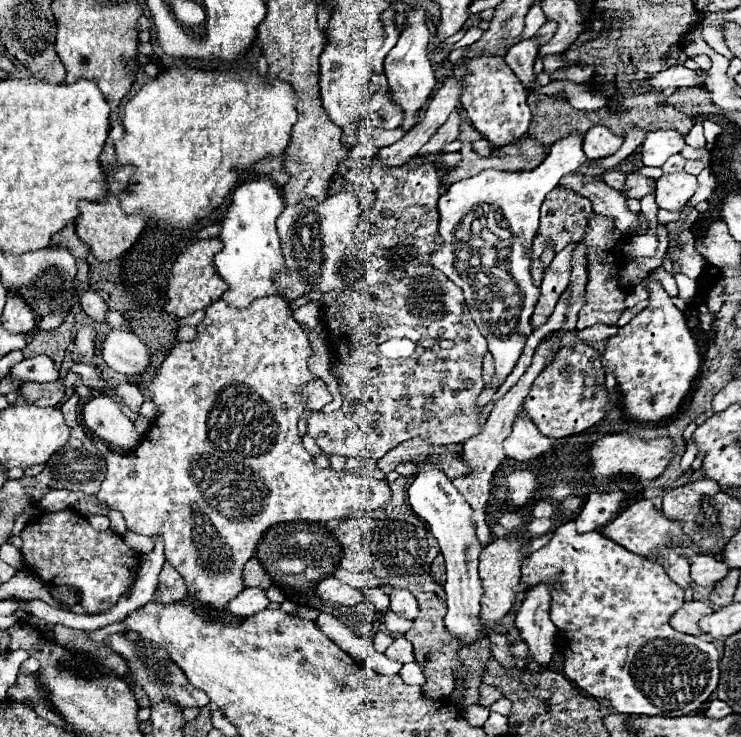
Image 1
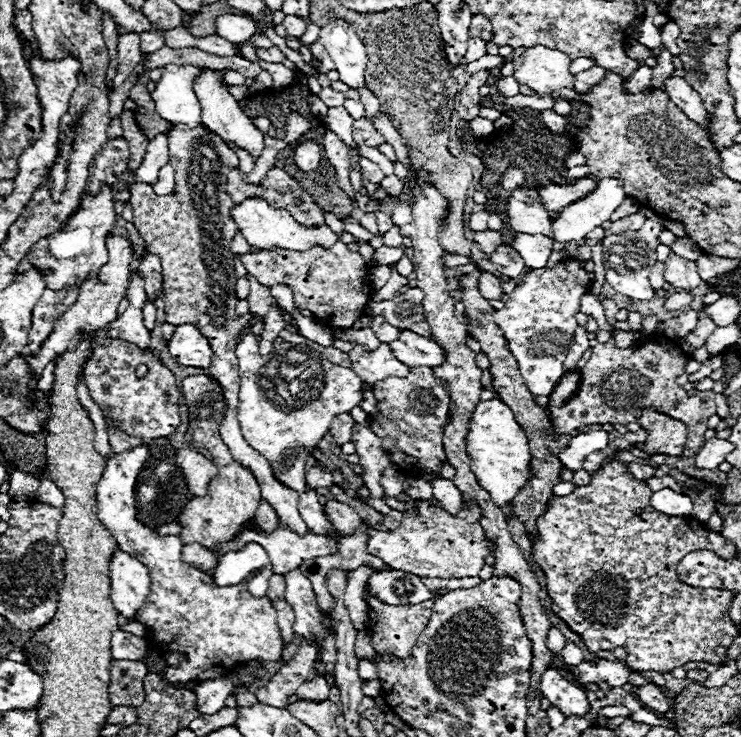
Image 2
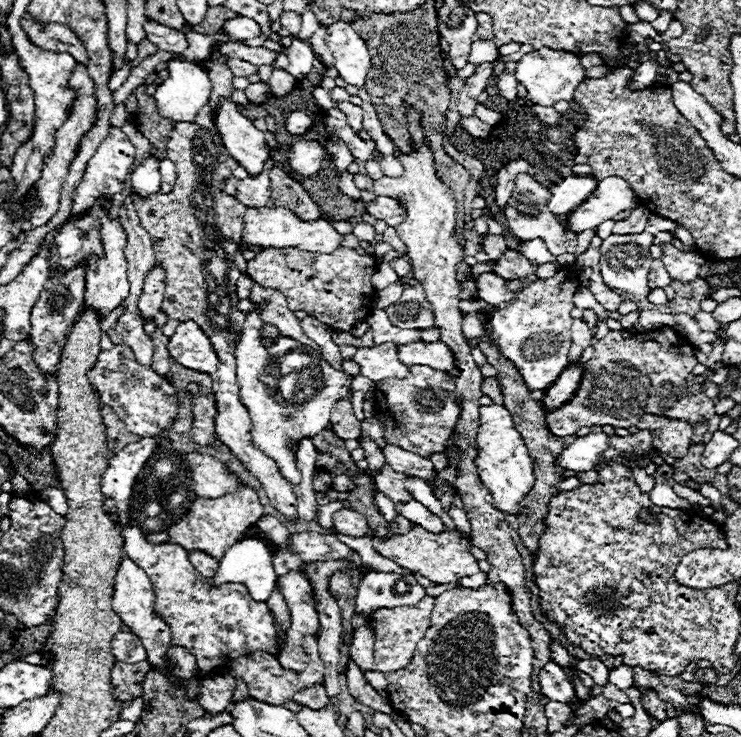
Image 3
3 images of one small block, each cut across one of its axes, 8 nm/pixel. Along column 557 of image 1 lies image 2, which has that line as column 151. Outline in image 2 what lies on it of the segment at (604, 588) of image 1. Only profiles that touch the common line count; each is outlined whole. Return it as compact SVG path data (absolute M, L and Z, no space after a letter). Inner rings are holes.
M140 444L134 446L130 452L114 454L106 462L106 470L98 482L98 516L102 524L110 530L110 534L118 540L118 548L128 552L132 558L142 562L152 578L152 588L146 598L146 604L138 612L138 620L142 620L146 626L154 628L156 632L156 644L164 650L178 650L188 654L188 662L179 667L166 667L164 678L166 682L202 682L210 678L228 676L238 662L248 660L270 660L280 662L282 660L282 636L276 624L276 610L270 604L270 598L254 598L248 594L246 586L216 586L212 576L206 572L200 572L192 566L188 566L182 560L182 542L178 536L158 536L152 528L140 524L136 520L136 478L142 470L144 462L148 460L148 446Z

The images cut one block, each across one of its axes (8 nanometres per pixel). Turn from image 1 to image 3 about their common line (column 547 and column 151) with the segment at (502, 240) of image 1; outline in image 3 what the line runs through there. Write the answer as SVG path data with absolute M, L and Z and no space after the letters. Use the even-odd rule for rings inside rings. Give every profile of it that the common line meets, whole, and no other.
M150 156L146 162L142 162L138 168L132 170L130 174L130 186L132 192L148 198L150 194L158 194L160 192L160 172L158 172L158 158Z

